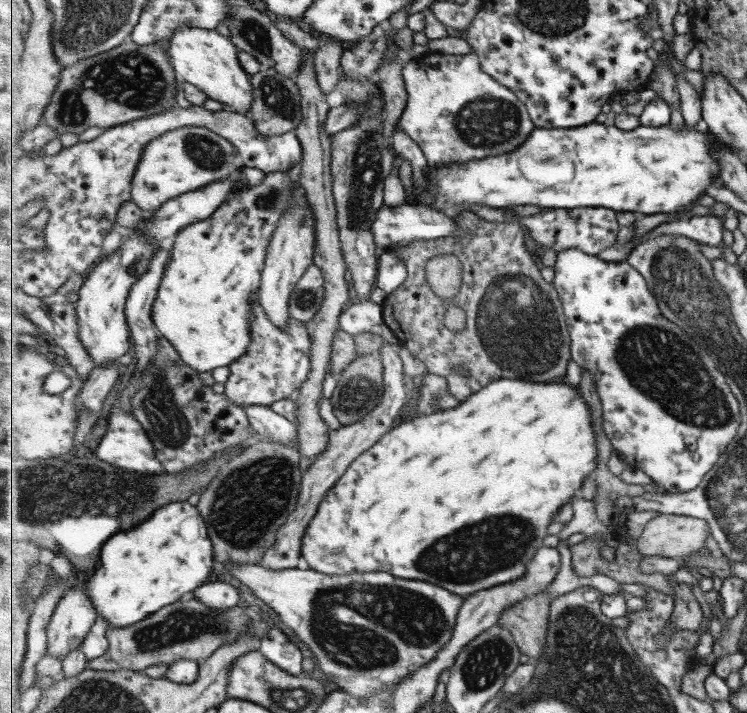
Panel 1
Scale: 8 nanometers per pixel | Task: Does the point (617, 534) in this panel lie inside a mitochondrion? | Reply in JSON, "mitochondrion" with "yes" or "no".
{"mitochondrion":"no"}

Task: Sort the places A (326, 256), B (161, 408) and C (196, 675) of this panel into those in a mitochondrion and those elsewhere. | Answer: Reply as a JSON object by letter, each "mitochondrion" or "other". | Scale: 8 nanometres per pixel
{"A":"other","B":"mitochondrion","C":"other"}

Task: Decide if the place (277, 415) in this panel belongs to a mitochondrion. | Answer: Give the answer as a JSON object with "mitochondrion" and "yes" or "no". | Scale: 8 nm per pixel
{"mitochondrion":"no"}

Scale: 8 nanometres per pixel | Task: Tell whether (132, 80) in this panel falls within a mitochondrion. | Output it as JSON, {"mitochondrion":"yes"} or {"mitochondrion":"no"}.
{"mitochondrion":"yes"}

